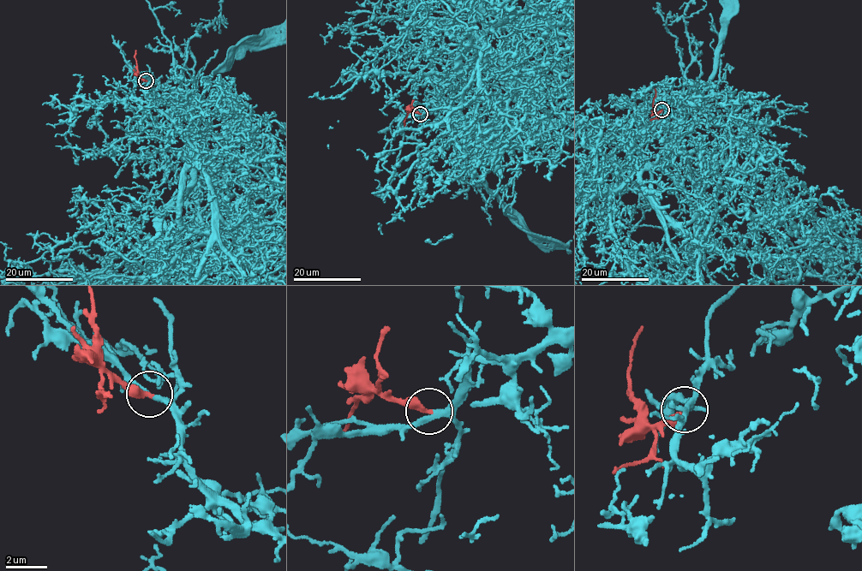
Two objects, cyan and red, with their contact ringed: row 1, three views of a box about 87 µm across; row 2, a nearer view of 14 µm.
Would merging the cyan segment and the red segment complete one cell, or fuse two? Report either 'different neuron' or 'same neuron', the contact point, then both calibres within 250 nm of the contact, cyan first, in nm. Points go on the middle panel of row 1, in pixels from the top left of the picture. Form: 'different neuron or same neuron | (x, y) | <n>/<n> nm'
same neuron | (420, 114) | 200/340 nm

